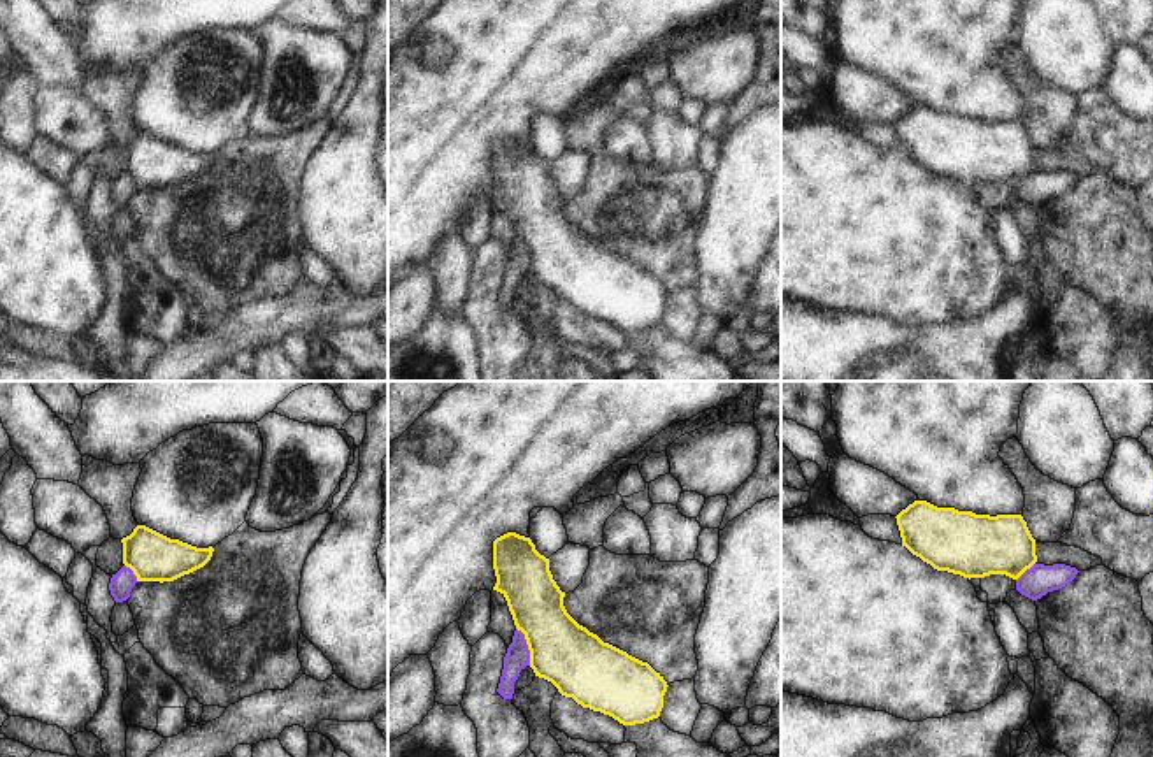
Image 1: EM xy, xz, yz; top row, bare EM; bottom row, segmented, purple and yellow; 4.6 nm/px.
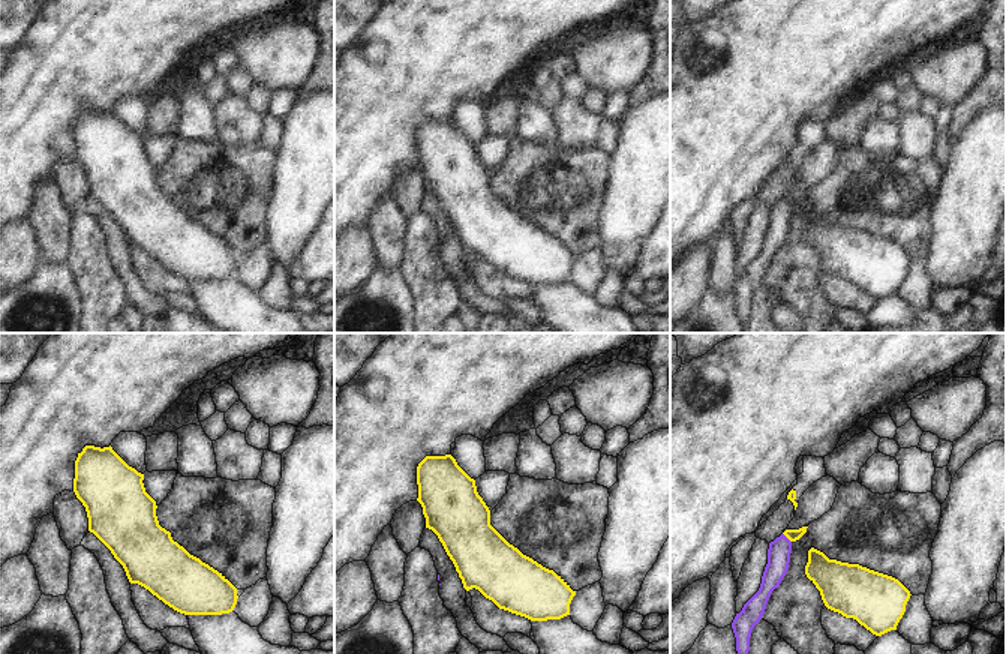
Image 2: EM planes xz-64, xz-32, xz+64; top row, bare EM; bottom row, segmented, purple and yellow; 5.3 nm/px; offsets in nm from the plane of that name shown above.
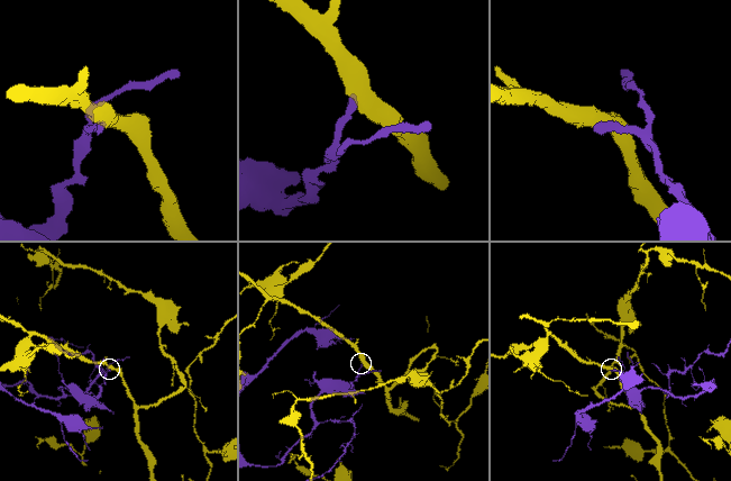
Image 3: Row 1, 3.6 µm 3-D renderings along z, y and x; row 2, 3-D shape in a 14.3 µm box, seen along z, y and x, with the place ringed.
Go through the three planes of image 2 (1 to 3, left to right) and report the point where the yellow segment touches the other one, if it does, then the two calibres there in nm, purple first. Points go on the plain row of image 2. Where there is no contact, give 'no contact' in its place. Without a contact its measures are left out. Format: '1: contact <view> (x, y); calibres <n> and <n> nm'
1: no contact
2: no contact
3: contact xz+64 (786, 201); calibres 130 and 60 nm

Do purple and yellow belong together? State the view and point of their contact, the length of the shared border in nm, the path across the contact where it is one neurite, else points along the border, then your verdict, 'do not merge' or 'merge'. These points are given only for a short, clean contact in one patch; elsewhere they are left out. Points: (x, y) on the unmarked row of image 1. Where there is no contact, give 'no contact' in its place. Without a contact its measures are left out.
xz (527, 253) | 190 nm | along xz (516, 234), (523, 241), (530, 271) | do not merge

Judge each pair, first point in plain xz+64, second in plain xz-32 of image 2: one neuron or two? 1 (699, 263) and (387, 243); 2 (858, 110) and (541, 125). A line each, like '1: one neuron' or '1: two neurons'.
1: two neurons
2: two neurons

